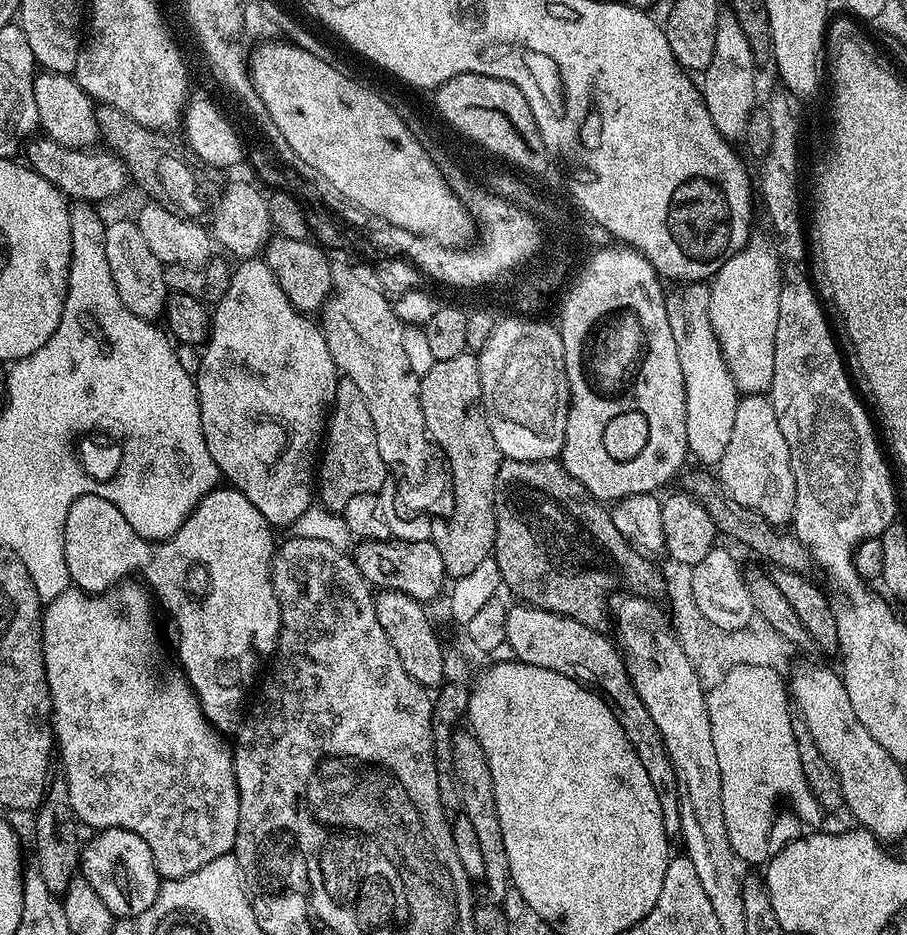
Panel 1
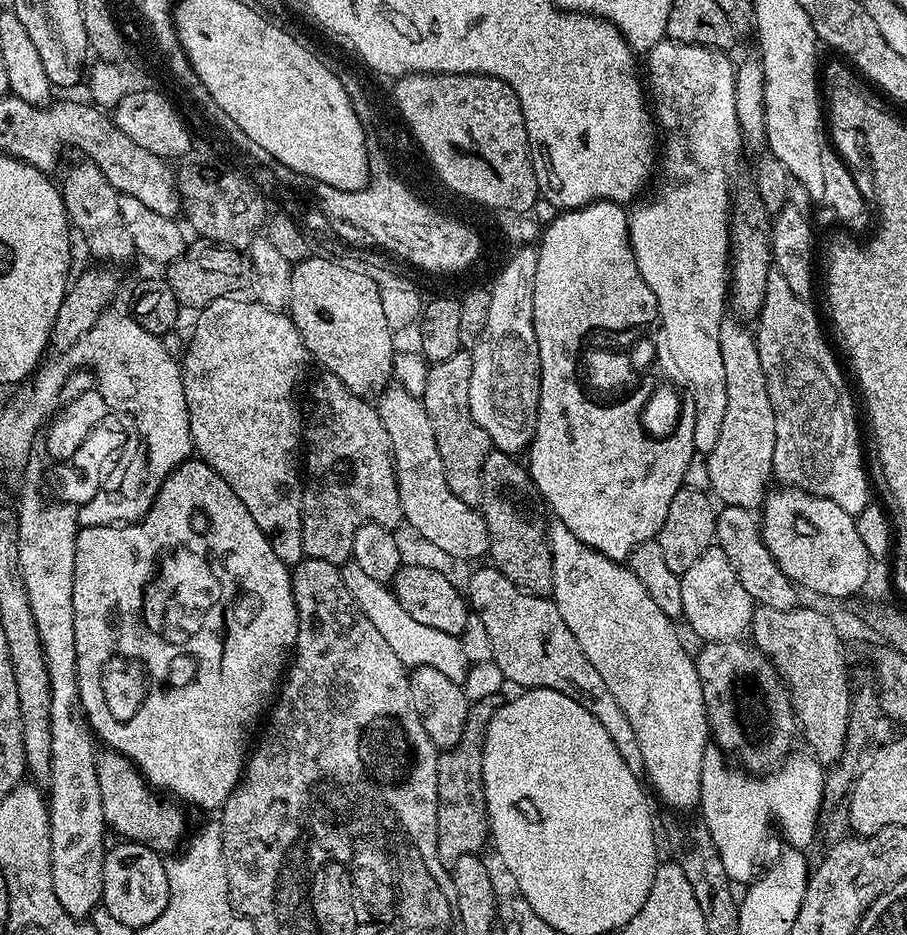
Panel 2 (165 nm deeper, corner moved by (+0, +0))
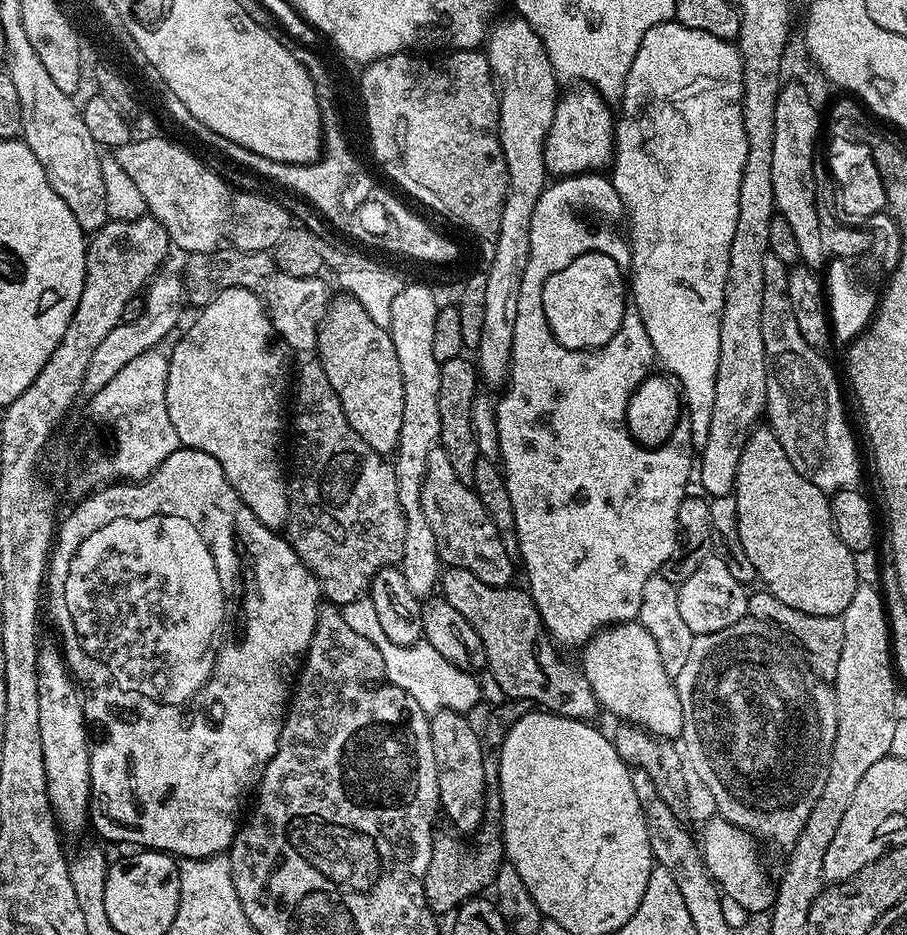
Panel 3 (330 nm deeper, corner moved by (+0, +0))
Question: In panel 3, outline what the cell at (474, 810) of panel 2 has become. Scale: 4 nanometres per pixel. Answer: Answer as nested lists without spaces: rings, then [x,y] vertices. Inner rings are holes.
[[[509,700],[491,709],[486,730],[482,735],[484,745],[484,821],[479,830],[474,833],[476,844],[467,848],[460,839],[451,831],[437,831],[432,838],[432,853],[430,854],[430,866],[426,866],[426,878],[424,879],[424,897],[428,903],[428,909],[437,914],[455,913],[456,909],[465,900],[473,899],[483,888],[491,889],[495,882],[499,868],[506,863],[504,855],[504,811],[502,810],[502,798],[500,797],[500,758],[497,752],[503,744],[506,734],[530,711],[530,705],[526,700]]]

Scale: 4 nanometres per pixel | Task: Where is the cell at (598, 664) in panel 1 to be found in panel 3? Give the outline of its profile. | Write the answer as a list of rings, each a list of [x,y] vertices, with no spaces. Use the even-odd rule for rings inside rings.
[[[451,566],[443,569],[438,585],[442,598],[450,602],[450,606],[454,606],[470,626],[474,626],[478,638],[482,638],[487,671],[498,680],[507,699],[526,700],[529,705],[557,712],[559,716],[595,721],[598,705],[594,690],[590,690],[590,682],[586,682],[577,665],[575,668],[560,660],[561,653],[544,629],[532,597],[523,587],[516,587],[486,586],[486,582],[470,574],[470,570]]]

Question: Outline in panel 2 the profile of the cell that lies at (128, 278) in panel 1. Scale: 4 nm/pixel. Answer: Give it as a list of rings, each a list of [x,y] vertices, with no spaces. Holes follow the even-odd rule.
[[[79,162],[64,176],[62,183],[62,195],[64,198],[64,209],[68,211],[68,218],[73,229],[76,228],[84,235],[84,244],[88,247],[88,252],[92,256],[97,256],[97,261],[113,260],[120,264],[123,260],[128,260],[131,256],[137,255],[134,246],[134,238],[130,238],[130,233],[122,222],[122,214],[118,210],[118,202],[121,195],[116,191],[110,182],[106,182],[106,176],[98,166],[87,162]]]

